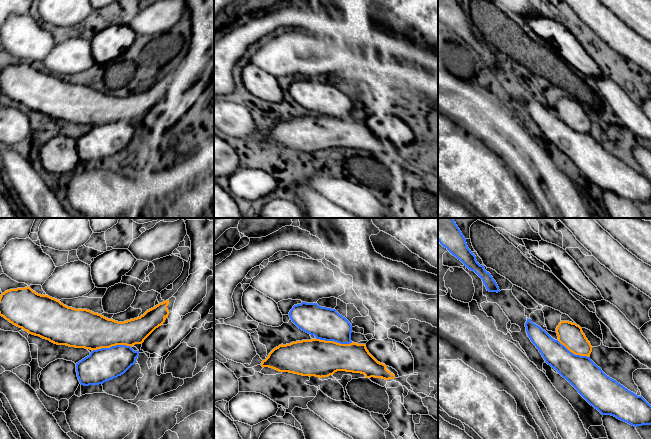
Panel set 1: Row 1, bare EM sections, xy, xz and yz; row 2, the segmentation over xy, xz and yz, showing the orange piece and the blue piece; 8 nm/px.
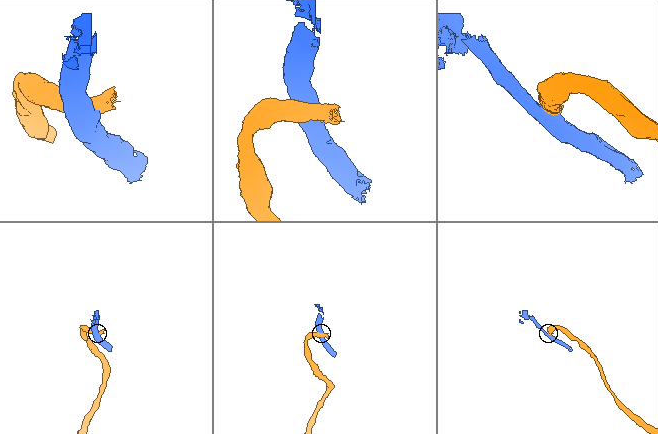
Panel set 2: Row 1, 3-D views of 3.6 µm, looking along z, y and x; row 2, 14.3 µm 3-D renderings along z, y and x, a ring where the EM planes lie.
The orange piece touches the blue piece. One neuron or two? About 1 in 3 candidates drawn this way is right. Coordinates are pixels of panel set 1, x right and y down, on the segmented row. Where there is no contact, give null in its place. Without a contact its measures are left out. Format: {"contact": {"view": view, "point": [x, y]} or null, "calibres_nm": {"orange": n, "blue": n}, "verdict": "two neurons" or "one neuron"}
{"contact": {"view": "xy", "point": [111, 346]}, "calibres_nm": {"orange": 300, "blue": 260}, "verdict": "two neurons"}

